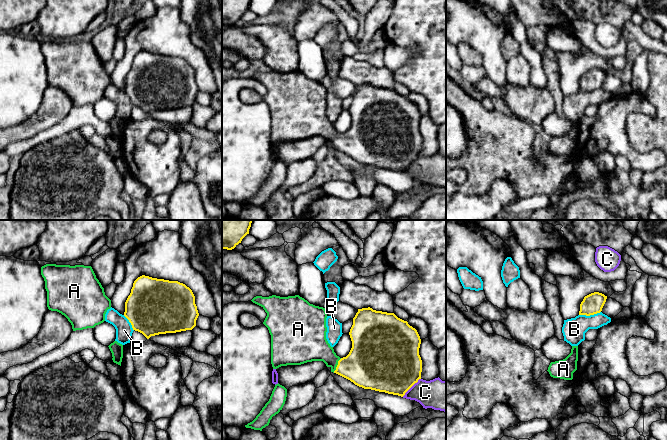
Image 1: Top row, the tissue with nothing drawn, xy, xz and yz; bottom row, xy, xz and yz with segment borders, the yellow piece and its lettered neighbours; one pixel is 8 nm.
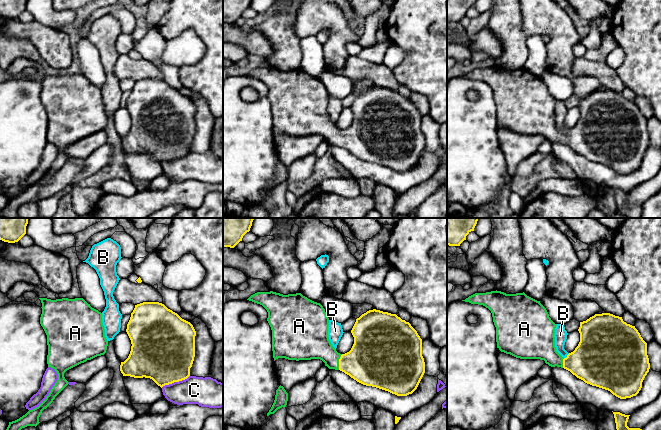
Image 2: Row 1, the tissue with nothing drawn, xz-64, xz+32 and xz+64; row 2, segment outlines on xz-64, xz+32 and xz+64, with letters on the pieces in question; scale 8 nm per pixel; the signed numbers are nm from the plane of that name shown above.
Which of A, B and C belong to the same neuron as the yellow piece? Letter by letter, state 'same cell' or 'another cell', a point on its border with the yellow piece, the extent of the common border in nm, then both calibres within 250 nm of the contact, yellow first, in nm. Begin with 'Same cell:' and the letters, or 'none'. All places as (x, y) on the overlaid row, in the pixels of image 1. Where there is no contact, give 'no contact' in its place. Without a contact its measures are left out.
Same cell: A
A: same cell; meets yellow in xz at (337, 365); contact 140 nm long; 360 nm thick on the yellow side, 240 nm on the other
B: another cell; meets yellow in yz at (589, 315); contact 180 nm long; 160 nm thick on the yellow side, 190 nm on the other
C: another cell; meets yellow in xz at (411, 386); contact 220 nm long; 480 nm thick on the yellow side, 240 nm on the other

